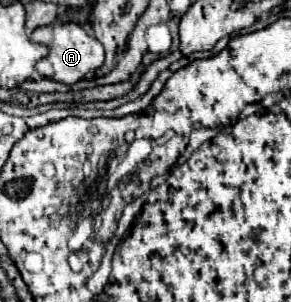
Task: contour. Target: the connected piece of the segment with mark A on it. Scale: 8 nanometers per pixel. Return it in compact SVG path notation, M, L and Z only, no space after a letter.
M60 23L60 25L38 27L30 35L30 39L34 43L42 43L42 45L46 45L50 49L50 53L36 63L36 71L42 77L48 77L48 79L58 81L58 83L72 85L76 81L84 79L86 73L100 69L102 63L104 63L104 47L102 47L102 43L96 37L90 37L78 23Z

